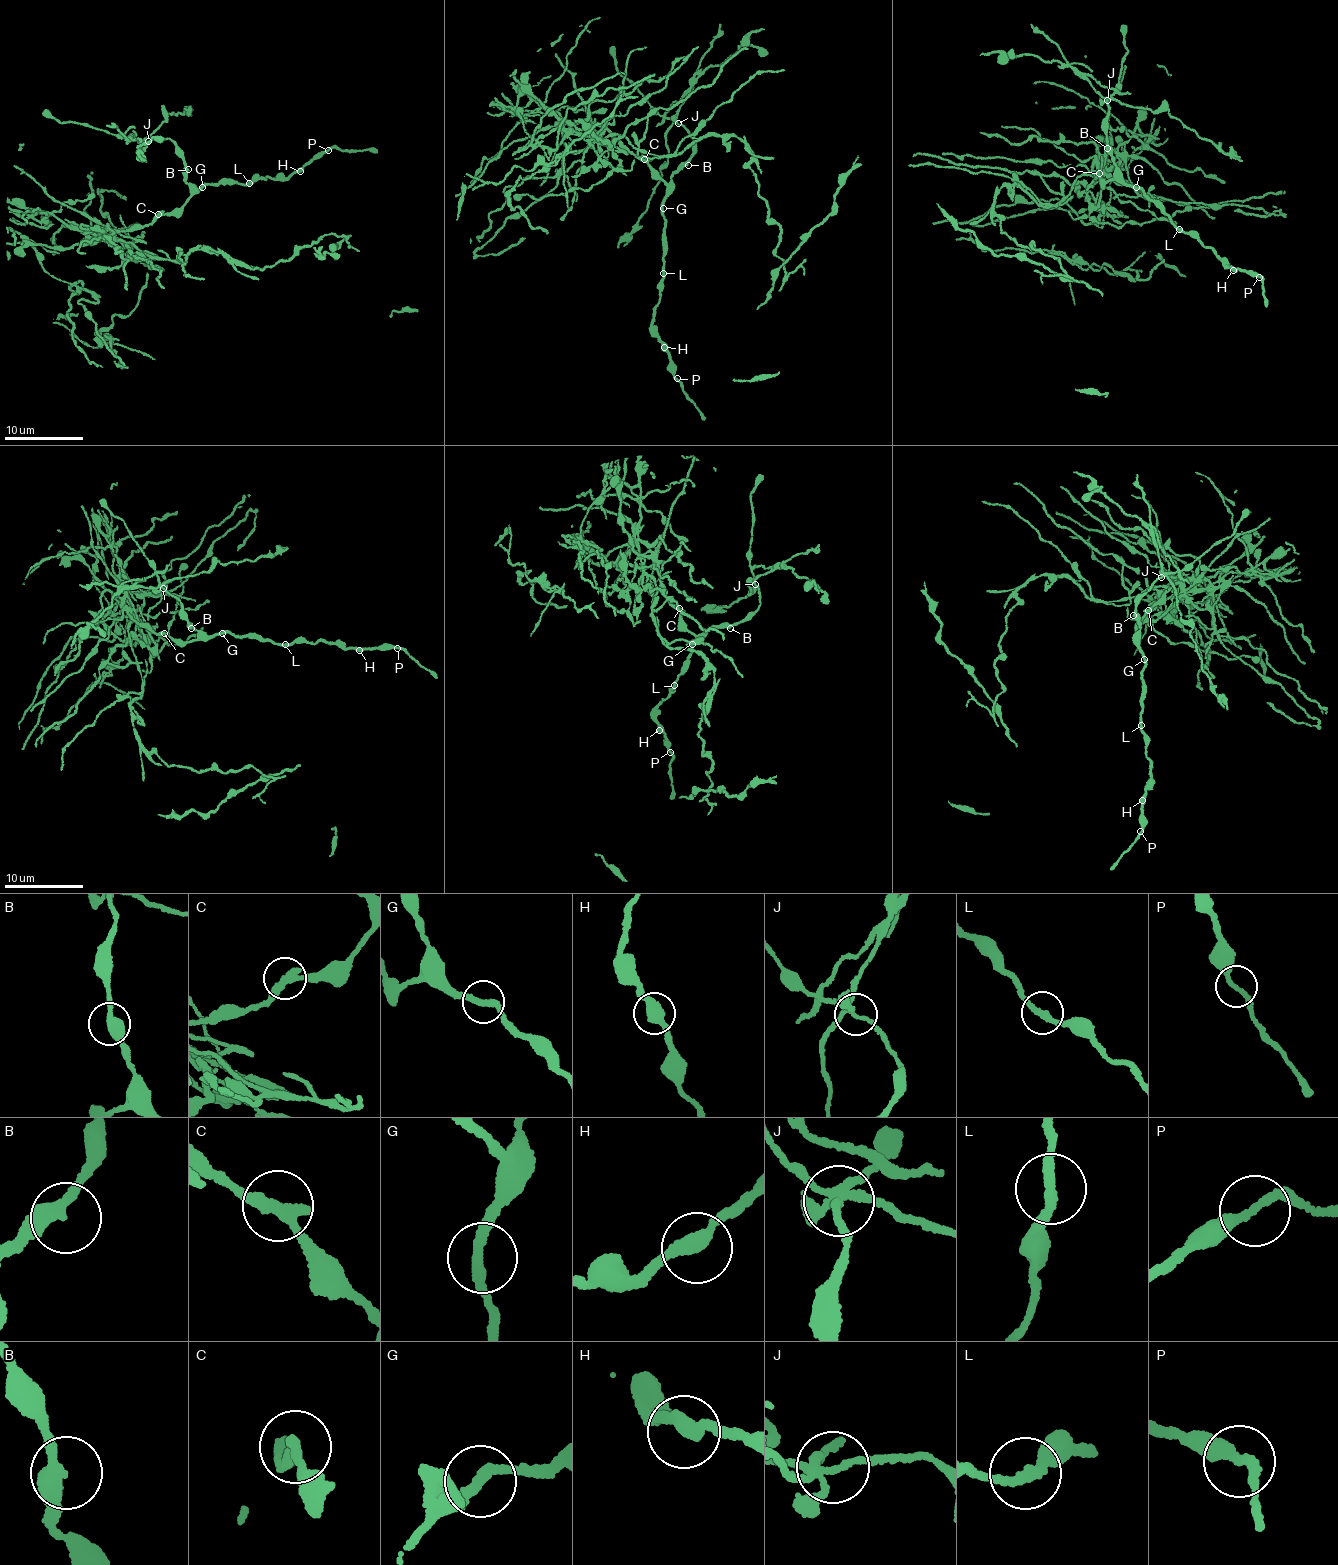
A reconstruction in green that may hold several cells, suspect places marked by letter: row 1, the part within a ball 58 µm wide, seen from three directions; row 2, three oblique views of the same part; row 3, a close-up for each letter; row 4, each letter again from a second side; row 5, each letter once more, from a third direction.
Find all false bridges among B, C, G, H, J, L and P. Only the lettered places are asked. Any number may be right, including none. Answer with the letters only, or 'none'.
C, J

